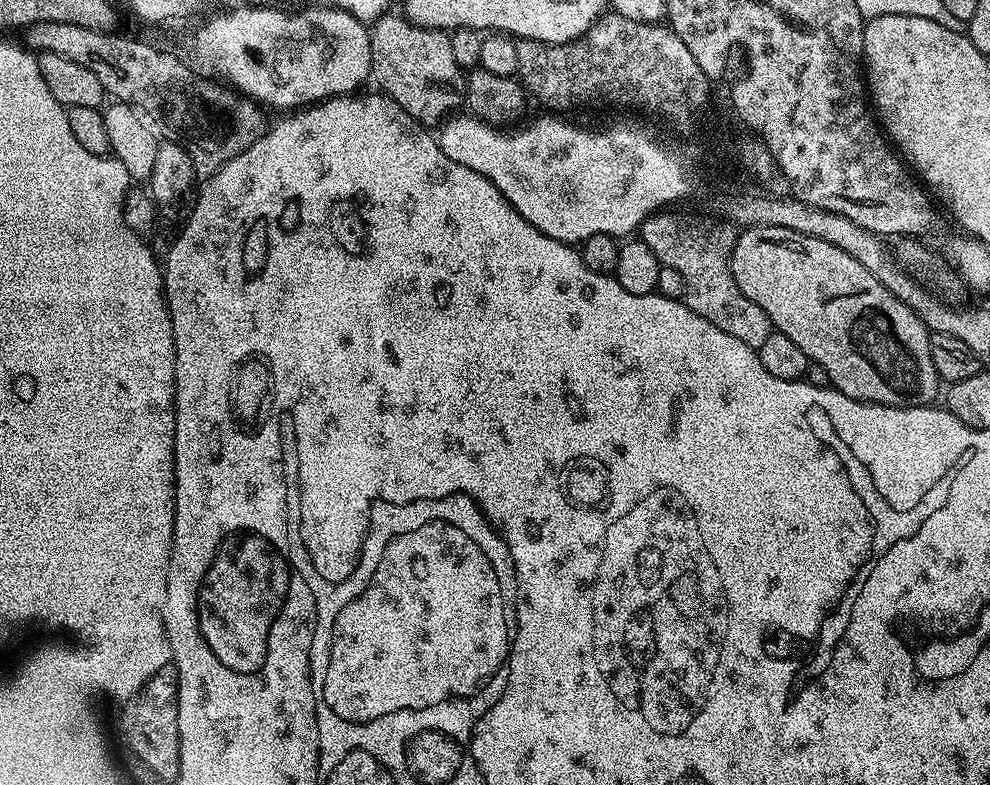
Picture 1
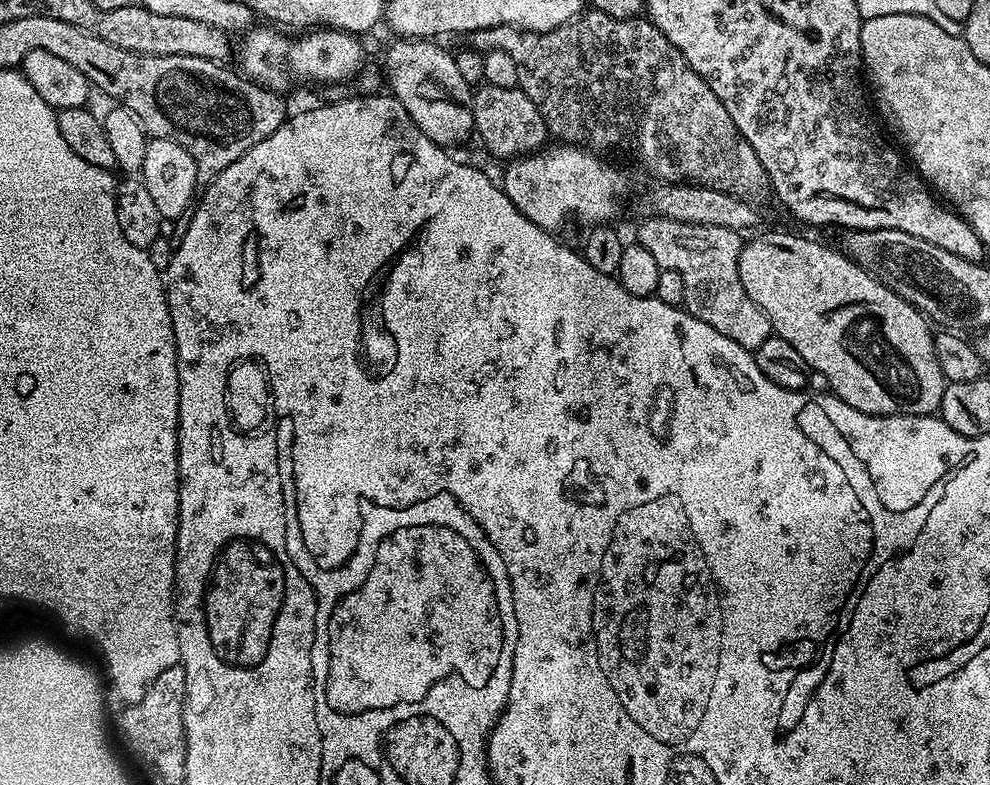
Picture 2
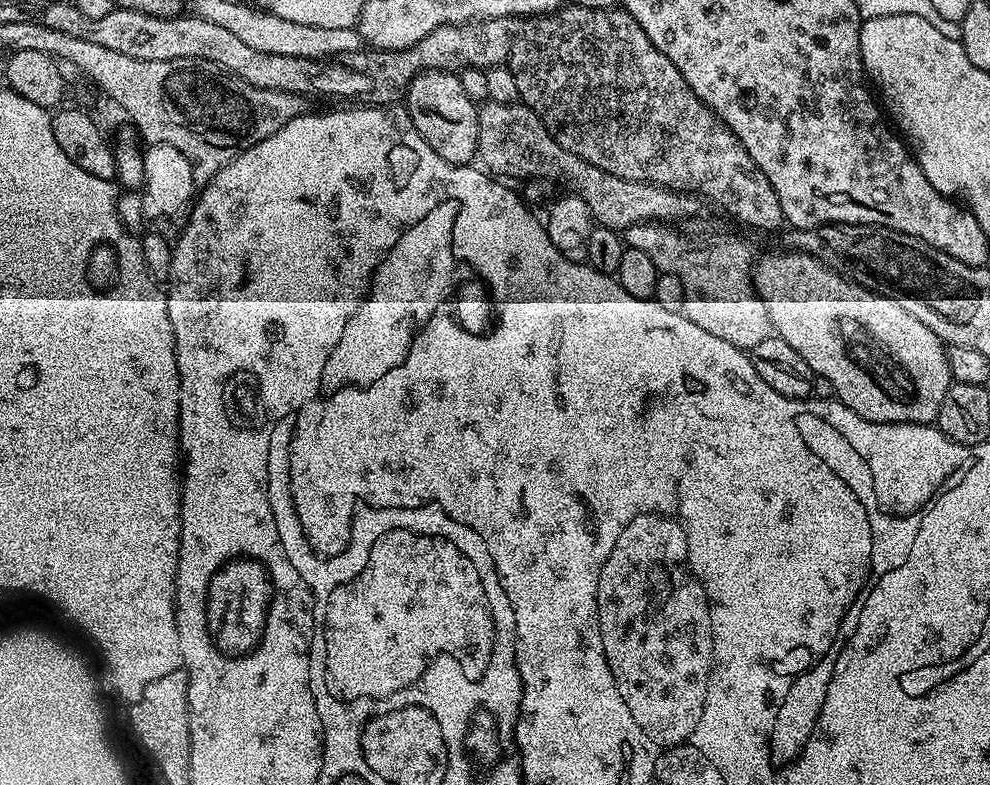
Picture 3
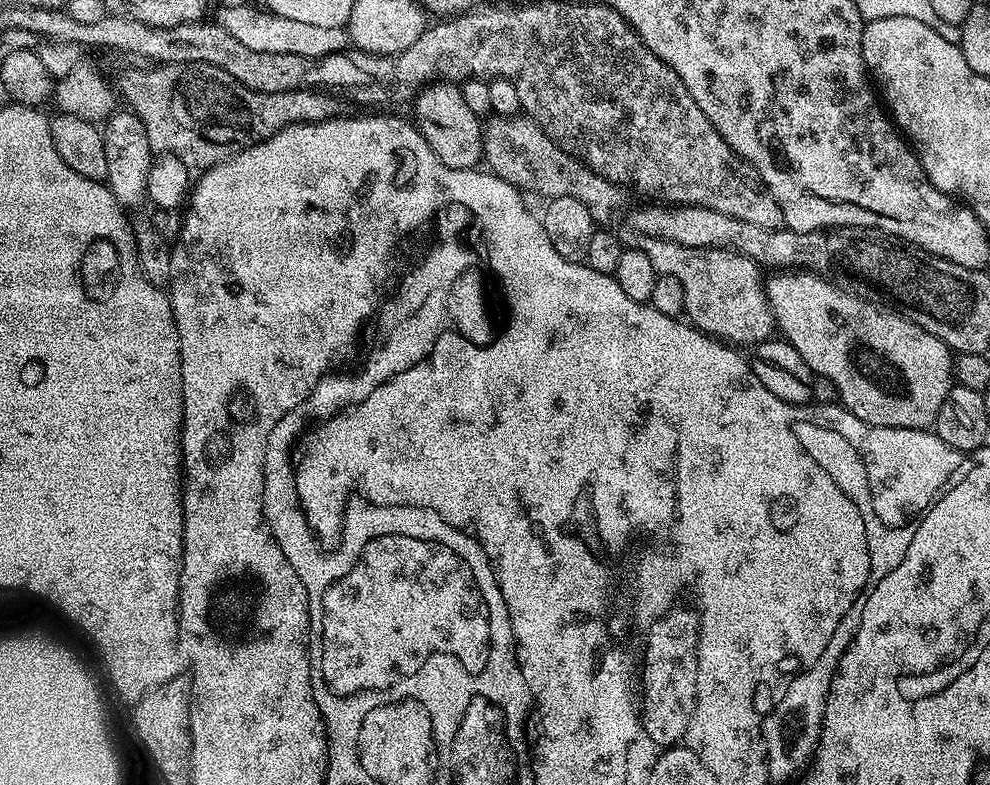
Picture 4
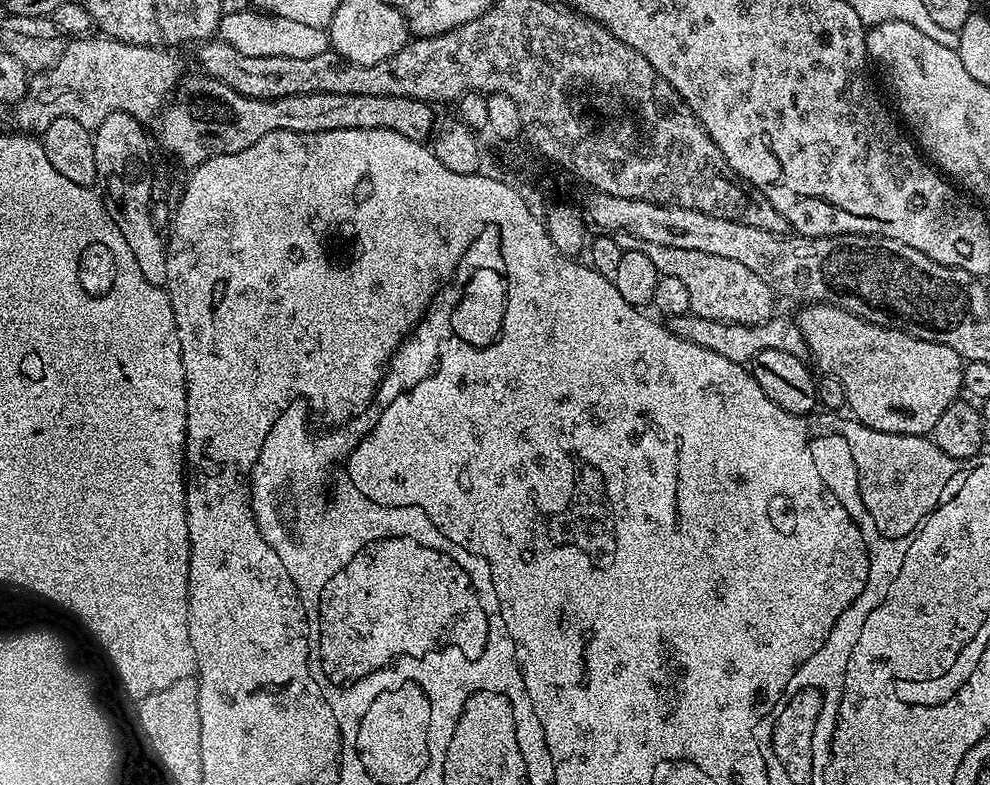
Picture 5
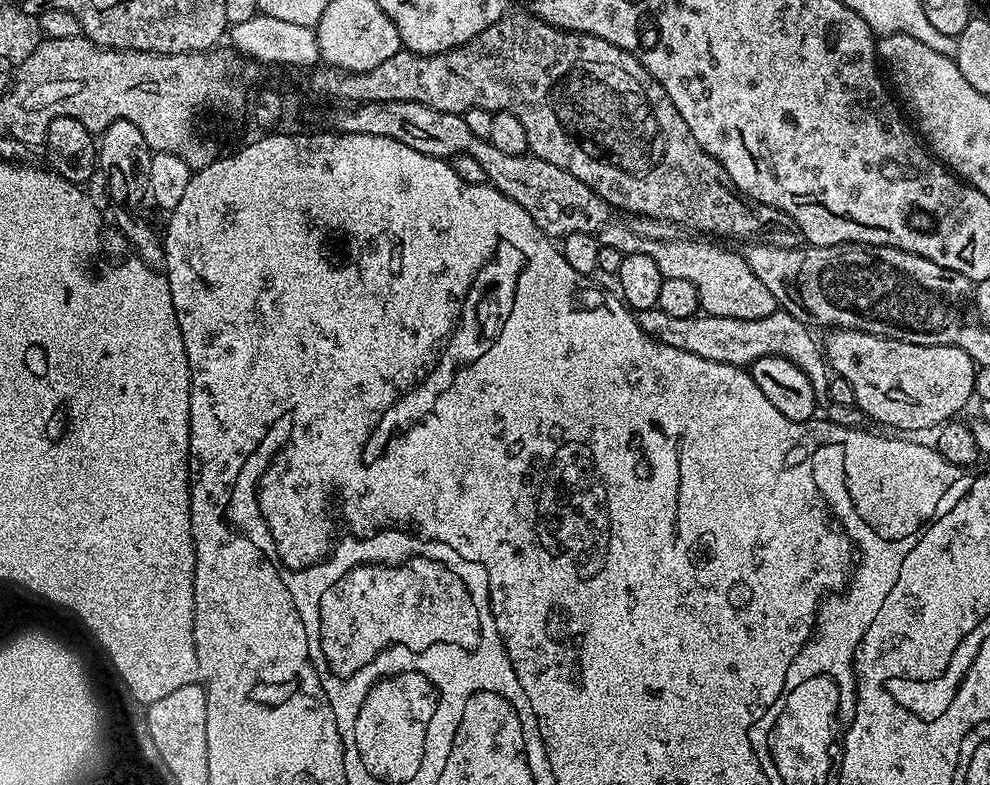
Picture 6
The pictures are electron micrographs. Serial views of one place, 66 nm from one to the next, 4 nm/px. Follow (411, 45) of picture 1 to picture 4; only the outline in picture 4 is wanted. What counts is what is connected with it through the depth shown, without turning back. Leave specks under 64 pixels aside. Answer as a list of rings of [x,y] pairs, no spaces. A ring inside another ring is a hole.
[[[437,82],[429,84],[415,97],[416,117],[414,123],[424,135],[425,142],[434,150],[434,154],[443,164],[451,168],[470,168],[475,169],[484,158],[484,128],[482,127],[481,117],[470,111],[466,106],[461,89],[452,82]]]

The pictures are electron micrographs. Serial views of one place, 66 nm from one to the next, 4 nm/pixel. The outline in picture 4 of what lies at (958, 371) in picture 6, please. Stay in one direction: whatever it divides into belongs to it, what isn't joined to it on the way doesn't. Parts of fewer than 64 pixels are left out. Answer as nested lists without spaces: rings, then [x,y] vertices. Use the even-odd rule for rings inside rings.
[[[786,270],[781,274],[769,275],[766,280],[766,291],[768,305],[772,307],[772,319],[779,335],[792,344],[794,350],[798,350],[798,354],[802,354],[806,366],[810,366],[813,374],[822,378],[830,378],[834,382],[834,386],[839,392],[839,403],[849,412],[858,418],[862,418],[862,422],[866,422],[875,428],[922,428],[928,430],[935,425],[938,410],[942,410],[942,402],[946,402],[946,394],[952,389],[954,383],[954,353],[941,340],[934,338],[934,334],[926,334],[926,330],[922,330],[922,326],[910,322],[899,312],[881,310],[865,300],[859,300],[856,296],[848,295],[847,292],[843,292],[836,285],[829,283],[828,280],[815,273],[808,273],[803,270]]]

